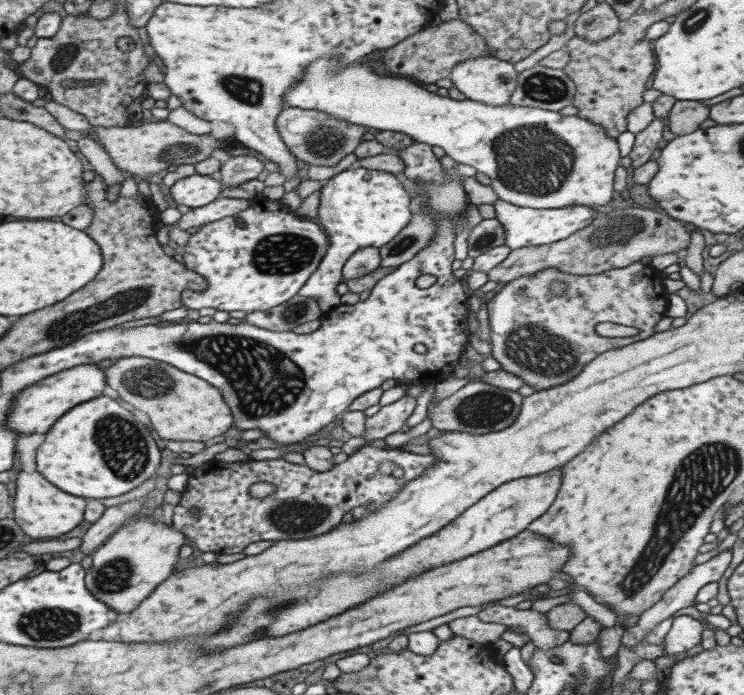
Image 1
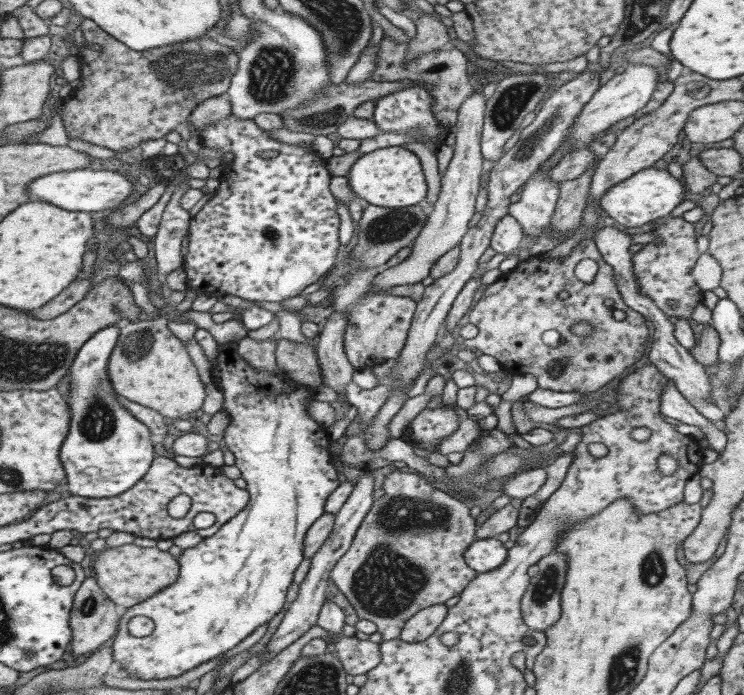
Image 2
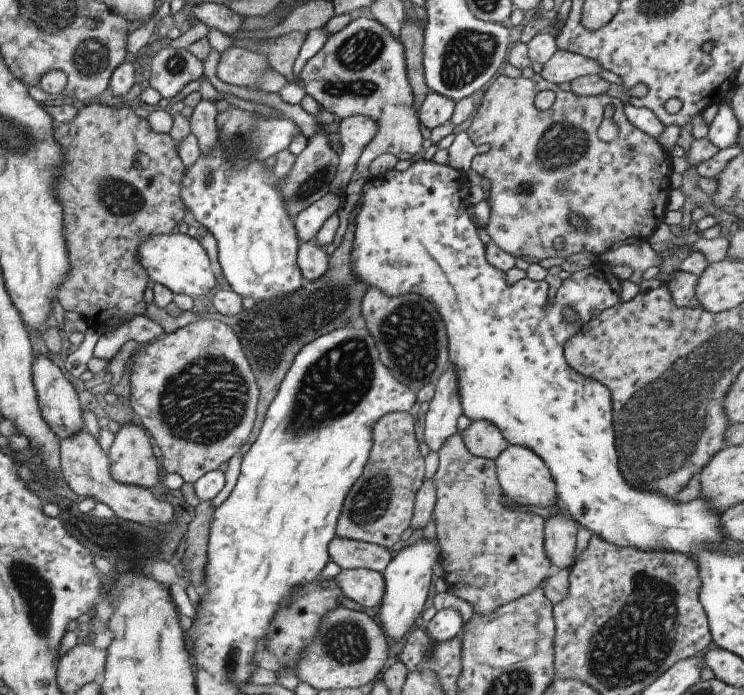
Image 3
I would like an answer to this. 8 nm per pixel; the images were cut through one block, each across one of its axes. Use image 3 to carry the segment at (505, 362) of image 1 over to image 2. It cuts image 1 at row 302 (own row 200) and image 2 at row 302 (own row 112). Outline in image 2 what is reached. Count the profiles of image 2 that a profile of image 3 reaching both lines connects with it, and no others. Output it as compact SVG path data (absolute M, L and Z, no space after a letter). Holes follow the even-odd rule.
M591 238L580 240L562 259L557 257L548 259L544 255L539 255L520 260L511 271L501 274L494 283L487 285L481 298L469 310L467 322L477 328L477 336L471 340L464 340L466 348L493 357L502 368L512 375L533 375L537 384L536 388L553 392L575 391L583 396L601 388L609 380L618 378L624 370L631 368L633 363L639 361L645 352L648 332L644 317L623 304L619 292L617 292L612 267L600 258L600 252ZM583 258L591 258L597 263L593 281L587 285L579 281L572 273L575 264ZM559 292L567 292L569 296L559 298ZM605 300L609 300L609 306L603 304ZM611 310L623 310L625 318L613 320ZM579 320L591 325L593 332L589 336L581 338L581 336L571 334L571 330L569 330L571 324L579 323ZM551 329L559 333L562 338L562 343L555 347L547 346L541 341L543 332Z

